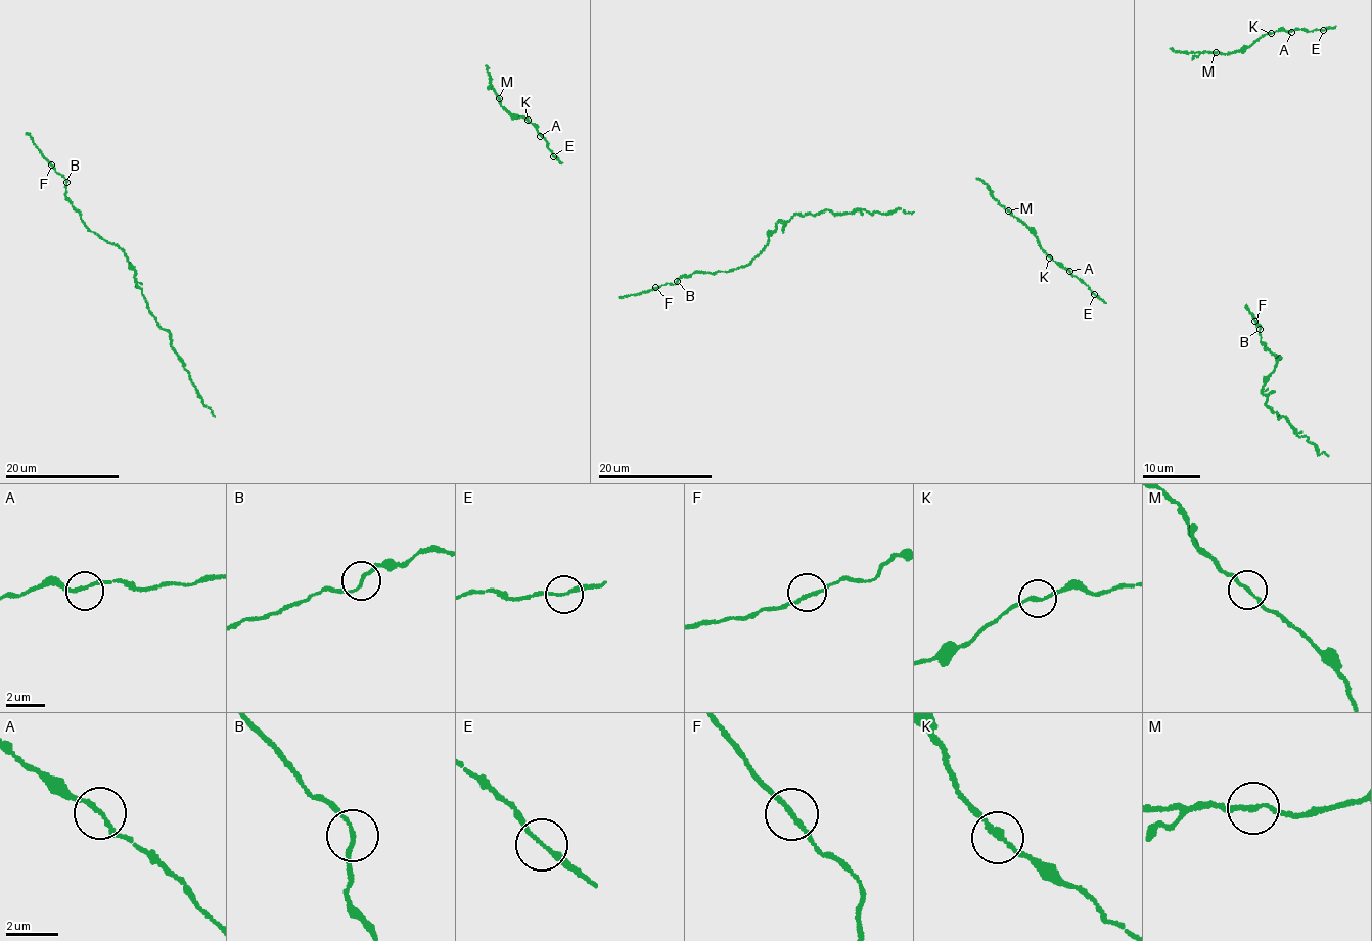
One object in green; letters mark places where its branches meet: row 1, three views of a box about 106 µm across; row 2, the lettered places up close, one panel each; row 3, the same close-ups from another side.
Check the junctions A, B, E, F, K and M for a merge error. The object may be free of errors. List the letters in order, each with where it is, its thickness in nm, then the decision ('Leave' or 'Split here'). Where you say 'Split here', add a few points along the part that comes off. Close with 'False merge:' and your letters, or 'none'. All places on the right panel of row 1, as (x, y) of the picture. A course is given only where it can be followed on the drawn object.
A: Place: (1291, 32). Thickness 160 nm. Leave
B: Place: (1260, 329). Thickness 140 nm. Leave
E: Place: (1323, 30). Thickness 150 nm. Leave
F: Place: (1254, 321). Thickness 160 nm. Leave
K: Place: (1271, 33). Thickness 190 nm. Leave
M: Place: (1216, 52). Thickness 160 nm. Leave
False merge: none

